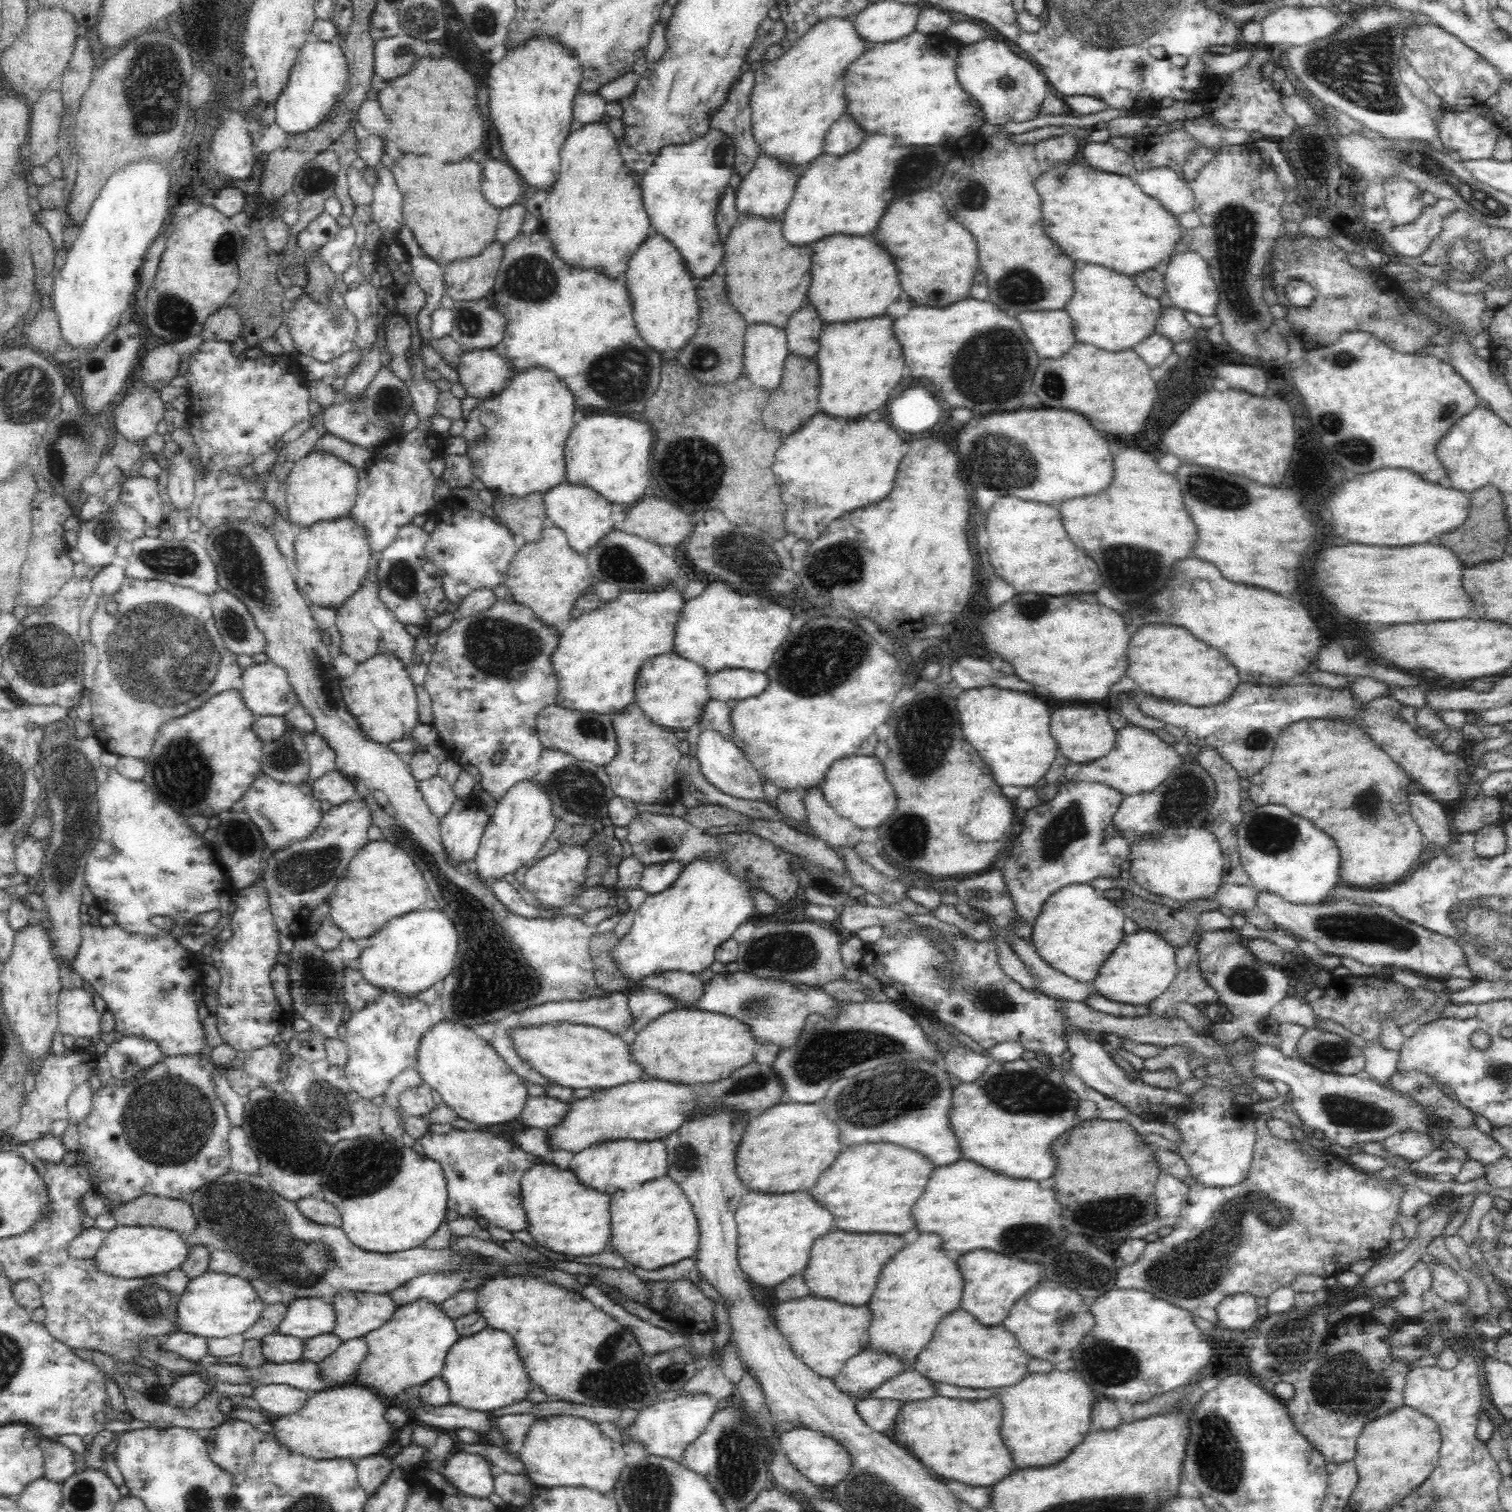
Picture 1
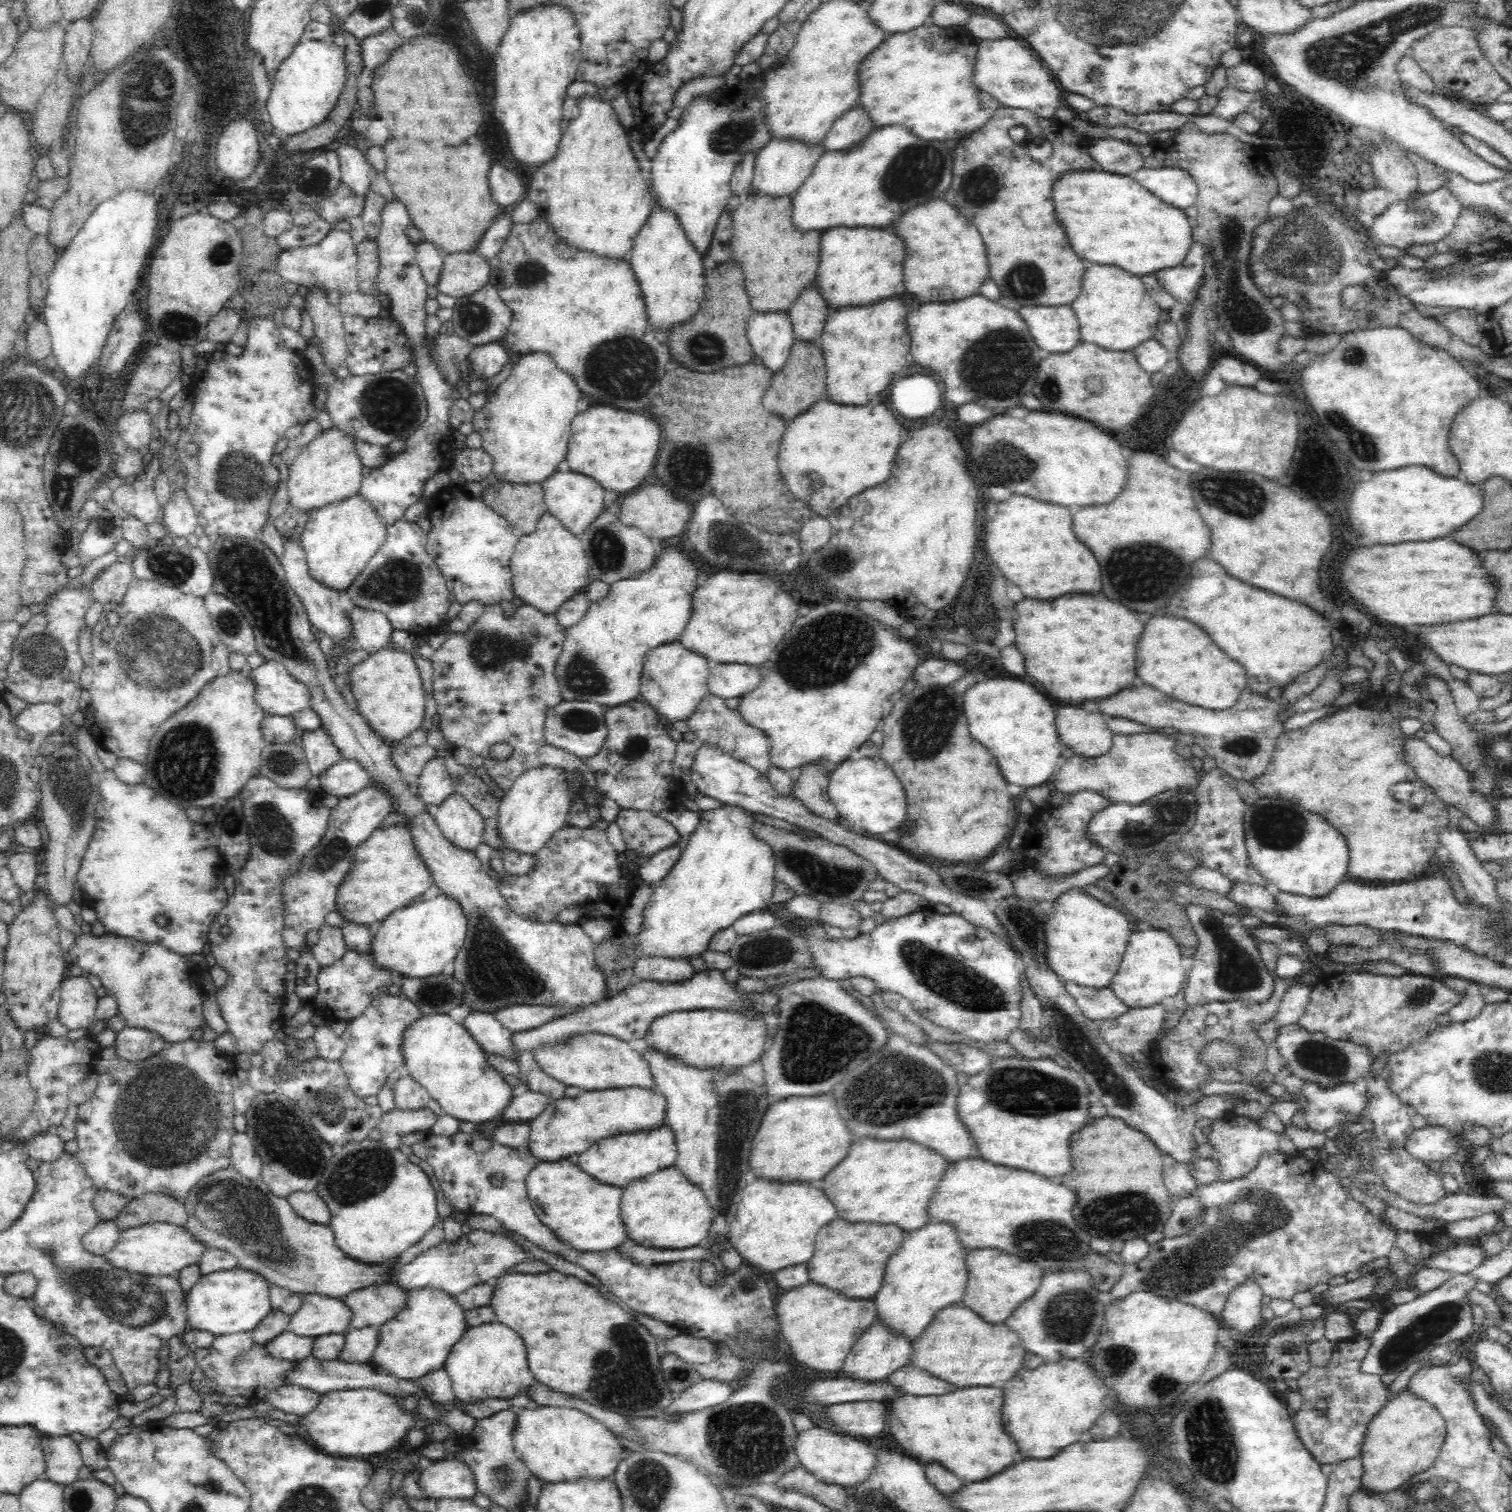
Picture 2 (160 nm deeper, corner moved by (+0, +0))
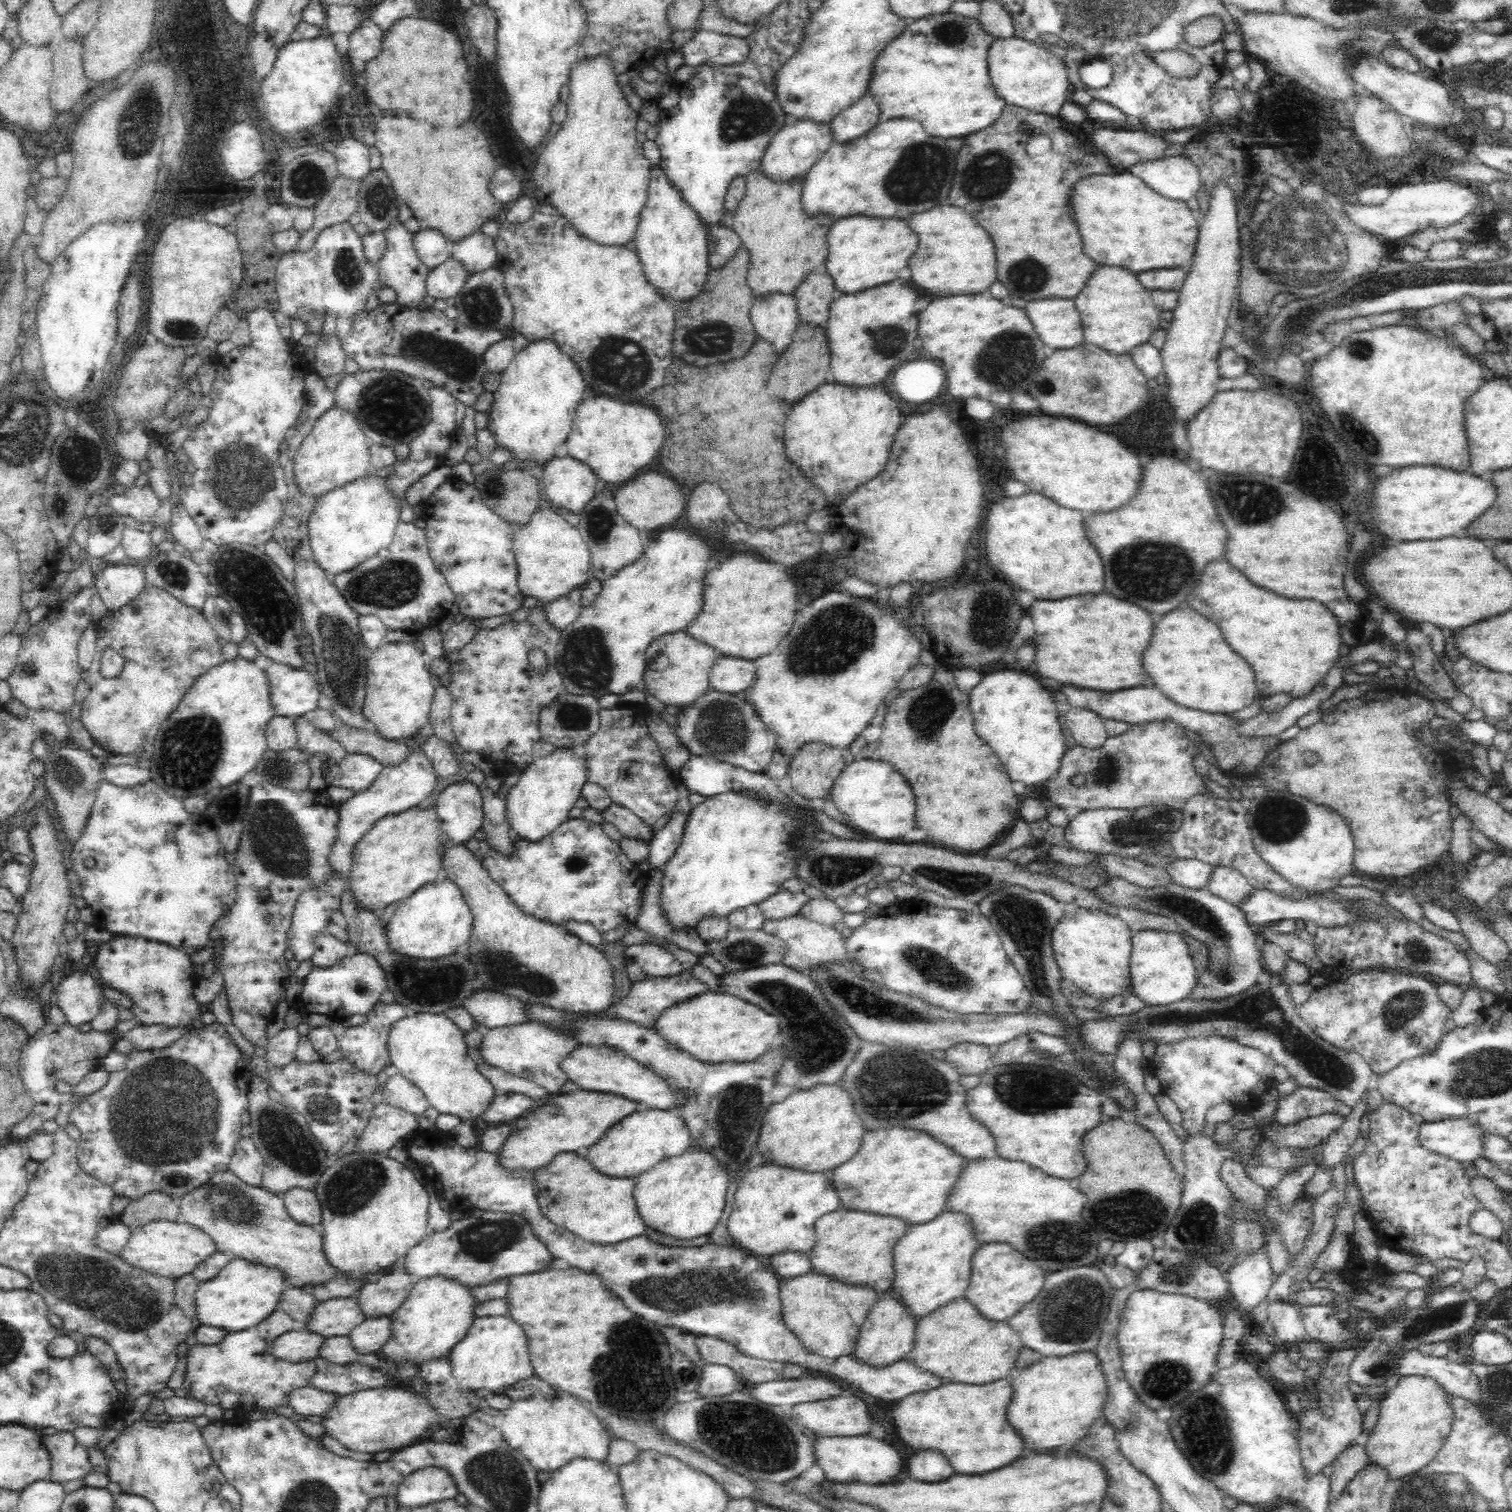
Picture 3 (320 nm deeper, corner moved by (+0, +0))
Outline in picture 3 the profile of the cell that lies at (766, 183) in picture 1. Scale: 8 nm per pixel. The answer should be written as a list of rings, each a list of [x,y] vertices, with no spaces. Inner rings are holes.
[[[807,120],[786,122],[768,143],[758,169],[770,182],[776,184],[787,185],[792,180],[803,180],[803,176],[806,176],[832,143],[829,124],[814,124]]]

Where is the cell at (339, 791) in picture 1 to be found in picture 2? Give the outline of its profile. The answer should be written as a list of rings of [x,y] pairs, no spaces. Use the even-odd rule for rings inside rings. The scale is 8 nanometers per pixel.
[[[341,758],[319,776],[322,795],[344,798],[352,796],[371,784],[368,774],[357,762]]]

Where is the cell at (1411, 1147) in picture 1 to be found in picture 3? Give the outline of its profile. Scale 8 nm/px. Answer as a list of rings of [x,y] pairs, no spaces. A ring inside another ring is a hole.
[[[1467,1120],[1424,1121],[1419,1126],[1417,1141],[1428,1152],[1458,1163],[1471,1163],[1482,1157],[1481,1136],[1484,1133]]]

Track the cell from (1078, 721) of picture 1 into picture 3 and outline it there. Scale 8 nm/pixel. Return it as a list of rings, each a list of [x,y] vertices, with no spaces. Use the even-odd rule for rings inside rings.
[[[1070,706],[1062,720],[1064,720],[1062,724],[1068,728],[1075,742],[1088,750],[1102,747],[1109,737],[1104,719],[1096,712],[1085,708]]]

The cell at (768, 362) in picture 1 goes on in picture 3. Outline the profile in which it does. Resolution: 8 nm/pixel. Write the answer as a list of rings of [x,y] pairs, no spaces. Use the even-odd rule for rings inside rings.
[[[770,295],[755,299],[749,317],[756,339],[770,343],[777,355],[788,350],[799,325],[793,295]]]

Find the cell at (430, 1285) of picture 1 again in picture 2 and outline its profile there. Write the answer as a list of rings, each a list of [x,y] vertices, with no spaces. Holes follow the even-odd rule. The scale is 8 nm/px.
[[[466,1229],[456,1244],[447,1244],[444,1240],[440,1246],[422,1252],[418,1258],[401,1266],[396,1283],[404,1292],[433,1288],[453,1297],[475,1284],[491,1282],[496,1277],[511,1272],[512,1266],[526,1259],[526,1253],[508,1233]]]

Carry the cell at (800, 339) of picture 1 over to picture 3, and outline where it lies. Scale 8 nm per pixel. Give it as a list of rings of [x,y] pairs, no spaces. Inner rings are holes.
[[[828,273],[808,274],[792,295],[796,301],[799,324],[825,328],[831,304],[837,296]]]

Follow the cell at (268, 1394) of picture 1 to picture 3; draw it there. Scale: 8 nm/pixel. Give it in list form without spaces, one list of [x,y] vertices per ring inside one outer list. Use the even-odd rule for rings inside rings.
[[[304,1385],[290,1392],[287,1406],[300,1416],[322,1416],[332,1408],[336,1397],[333,1393]]]

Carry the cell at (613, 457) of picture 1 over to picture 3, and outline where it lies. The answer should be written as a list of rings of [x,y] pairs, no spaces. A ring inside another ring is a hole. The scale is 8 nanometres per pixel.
[[[598,396],[586,398],[578,405],[566,447],[572,459],[586,464],[600,480],[608,484],[626,484],[658,458],[665,438],[663,419],[651,407]]]

